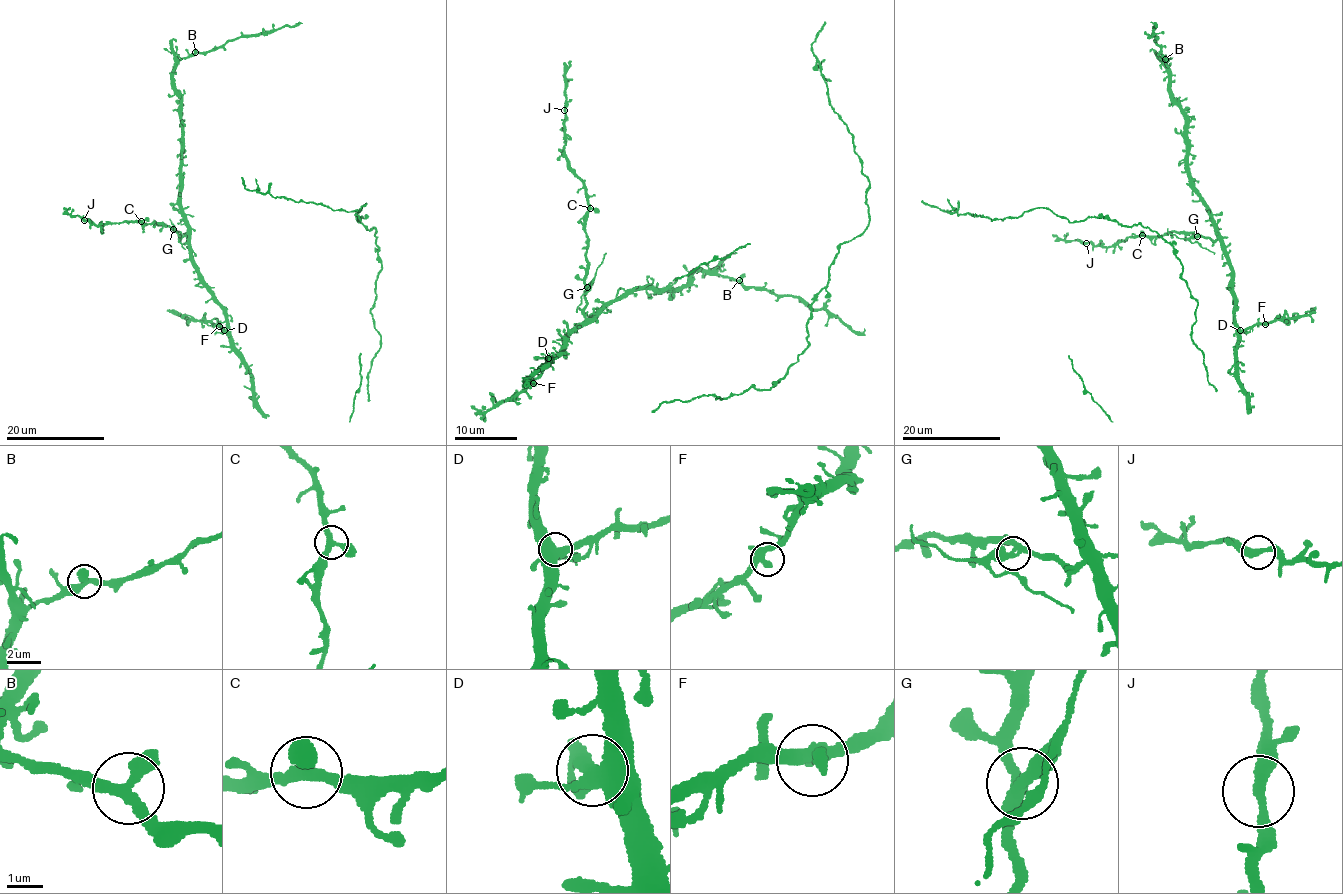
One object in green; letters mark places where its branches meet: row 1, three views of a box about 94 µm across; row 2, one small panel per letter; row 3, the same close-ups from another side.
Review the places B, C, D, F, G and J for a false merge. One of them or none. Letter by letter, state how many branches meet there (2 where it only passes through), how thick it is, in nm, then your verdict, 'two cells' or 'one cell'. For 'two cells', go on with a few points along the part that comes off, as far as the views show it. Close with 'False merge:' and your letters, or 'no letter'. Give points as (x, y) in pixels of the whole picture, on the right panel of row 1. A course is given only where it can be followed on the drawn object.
B: branches 3; calibre 360 nm; one cell
C: branches 3; calibre 280 nm; one cell
D: branches 3; calibre 400 nm; one cell
F: branches 3; calibre 280 nm; one cell
G: branches 3; calibre 360 nm; two cells; course (1196, 236), (1190, 239), (1193, 243), (1214, 253)
J: branches 2; calibre 360 nm; one cell
False merge: G

